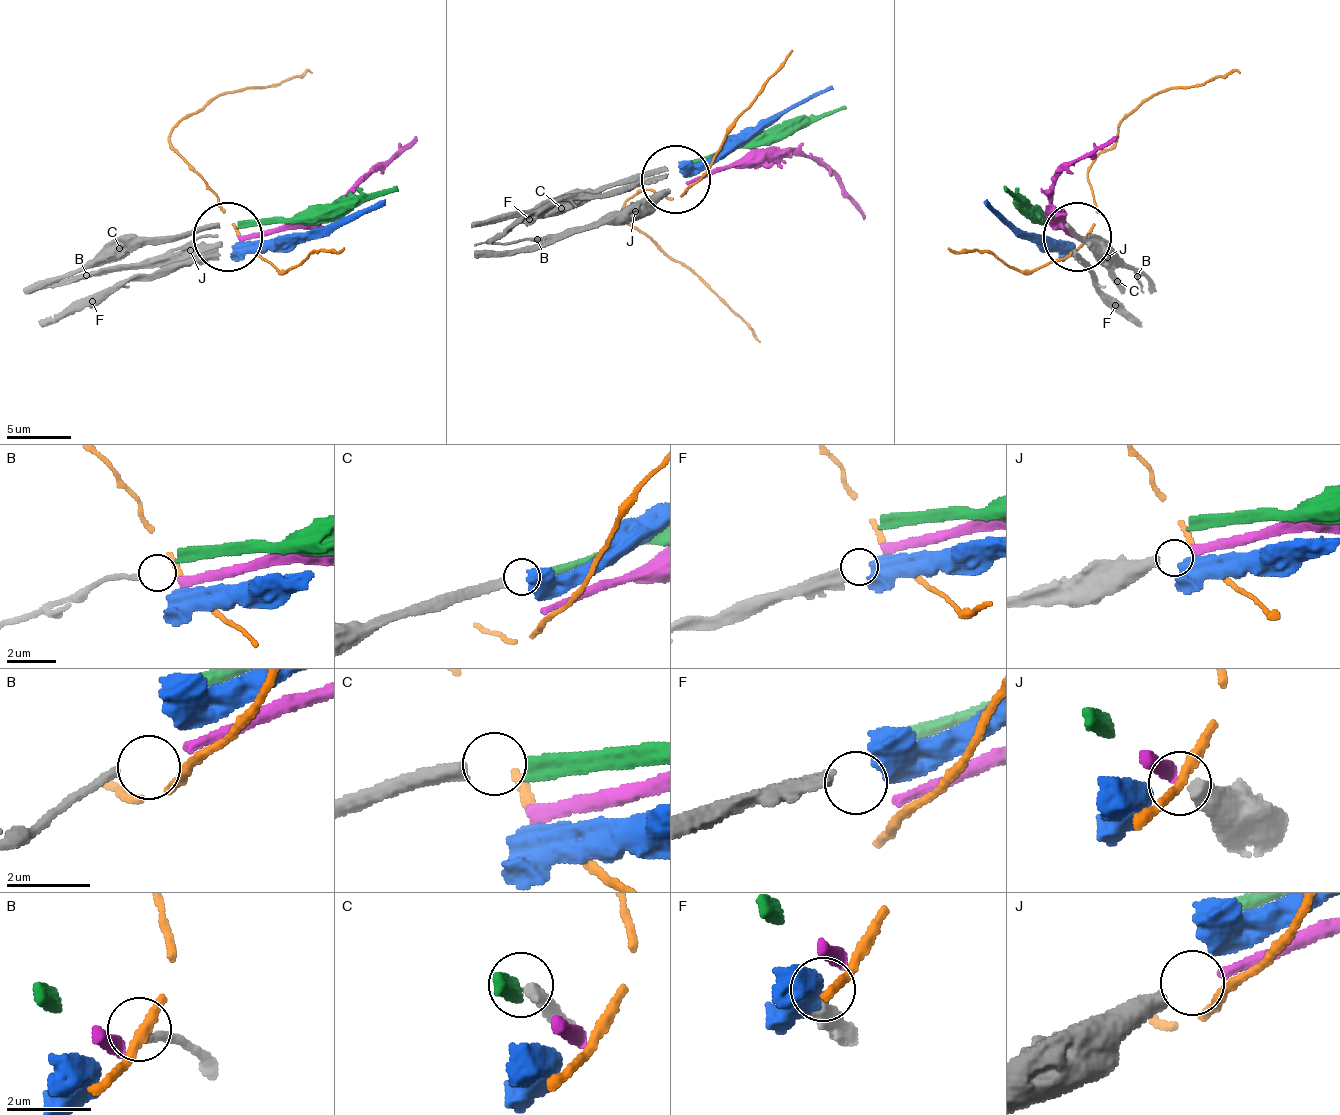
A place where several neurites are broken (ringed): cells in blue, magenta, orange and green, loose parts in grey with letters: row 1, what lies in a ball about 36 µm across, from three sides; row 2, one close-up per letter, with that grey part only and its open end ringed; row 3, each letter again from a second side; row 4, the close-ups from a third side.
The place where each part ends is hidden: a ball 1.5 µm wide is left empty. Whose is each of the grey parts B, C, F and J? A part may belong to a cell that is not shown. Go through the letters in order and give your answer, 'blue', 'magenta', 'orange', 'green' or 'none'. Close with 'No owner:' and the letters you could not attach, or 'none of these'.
B: none
C: green
F: blue
J: magenta
No owner: B

